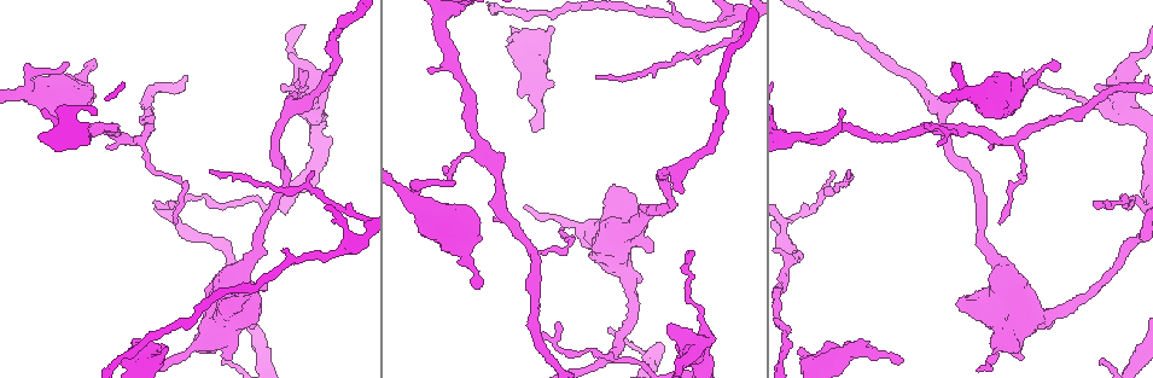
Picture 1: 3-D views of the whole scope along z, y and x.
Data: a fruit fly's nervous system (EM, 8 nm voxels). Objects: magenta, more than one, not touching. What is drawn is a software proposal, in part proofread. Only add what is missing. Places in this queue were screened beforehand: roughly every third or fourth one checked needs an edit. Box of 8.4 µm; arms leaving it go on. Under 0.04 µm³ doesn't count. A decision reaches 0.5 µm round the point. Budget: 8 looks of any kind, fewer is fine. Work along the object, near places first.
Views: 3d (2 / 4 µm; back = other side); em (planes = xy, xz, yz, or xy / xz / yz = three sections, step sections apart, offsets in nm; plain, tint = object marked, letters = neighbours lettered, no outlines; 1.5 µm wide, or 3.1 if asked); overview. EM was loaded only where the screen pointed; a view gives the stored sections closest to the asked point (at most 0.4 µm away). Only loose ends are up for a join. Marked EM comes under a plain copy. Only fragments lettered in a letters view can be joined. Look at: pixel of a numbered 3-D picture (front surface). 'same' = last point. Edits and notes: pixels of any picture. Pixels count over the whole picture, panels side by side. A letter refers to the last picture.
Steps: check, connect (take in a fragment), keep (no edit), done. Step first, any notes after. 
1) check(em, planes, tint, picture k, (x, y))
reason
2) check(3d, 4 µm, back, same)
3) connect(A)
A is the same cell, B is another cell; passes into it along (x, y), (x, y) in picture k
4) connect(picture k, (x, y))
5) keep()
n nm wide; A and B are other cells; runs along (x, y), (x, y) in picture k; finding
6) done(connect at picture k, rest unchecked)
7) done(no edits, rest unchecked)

check(3d, 4 µm, picture 1, (264, 285))
branch stops here

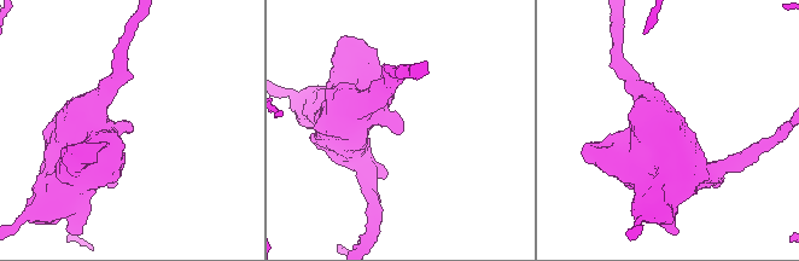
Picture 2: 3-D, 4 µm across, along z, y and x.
check(em, yz, step 8, letters, picture 2, (401, 133))

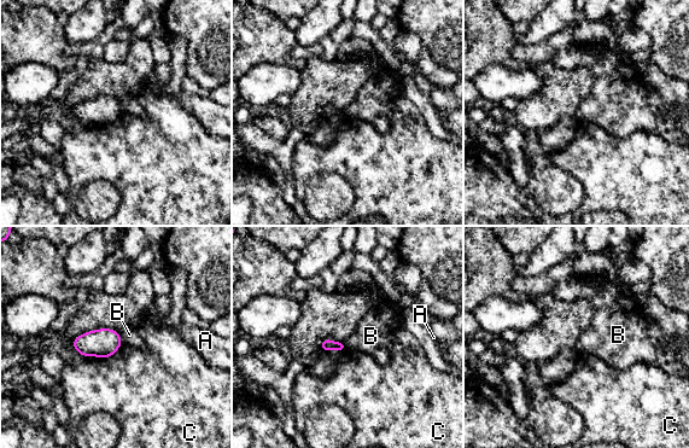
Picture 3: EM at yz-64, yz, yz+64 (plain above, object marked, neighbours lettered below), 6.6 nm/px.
check(em, xz, step 4, letters, same)
another direction

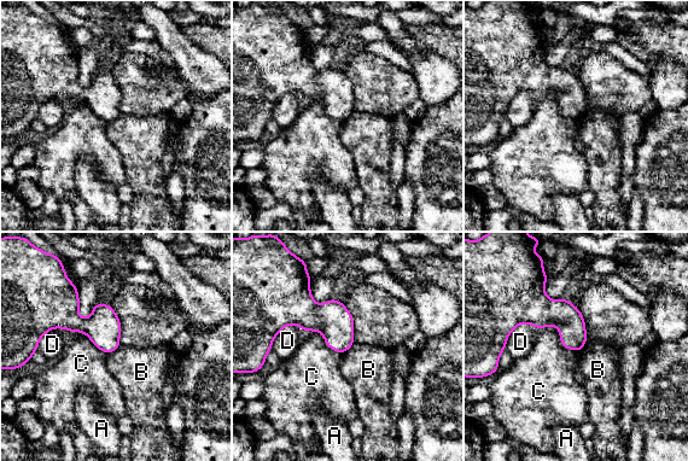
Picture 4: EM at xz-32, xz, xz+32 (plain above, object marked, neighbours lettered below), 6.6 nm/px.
keep()
A, B, C and D are other cells; border along (120, 345), (109, 354) in picture 4; no lettered fragment goes on from it

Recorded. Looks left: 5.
check(em, xz, step 8, letters, picture 1, (1020, 359))
branch stops here

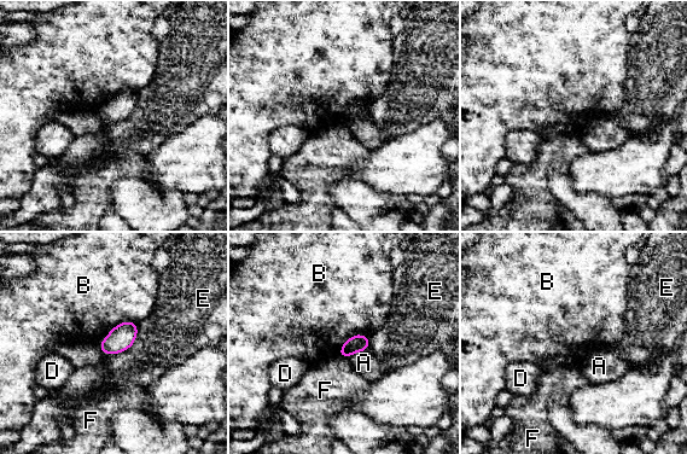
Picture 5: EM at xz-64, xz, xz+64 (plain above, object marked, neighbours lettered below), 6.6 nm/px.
keep()
A, B, D, E and F are other cells; border along (137, 324), (122, 321), (98, 343) in picture 5; no lettered fragment goes on from it

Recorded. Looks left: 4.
check(em, yz, step 8, letters, picture 1, (551, 29))
an open end

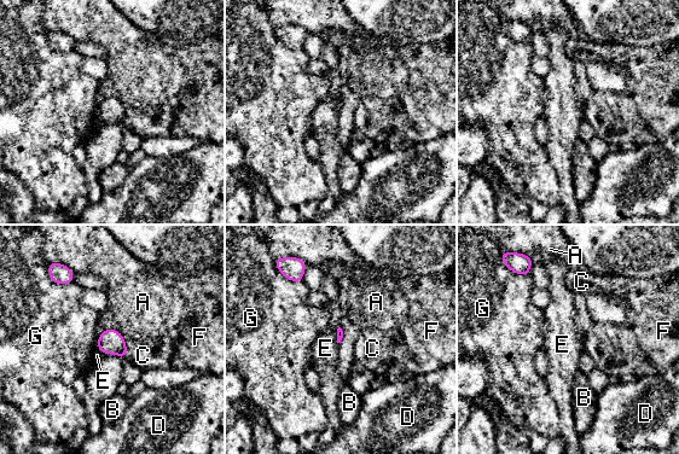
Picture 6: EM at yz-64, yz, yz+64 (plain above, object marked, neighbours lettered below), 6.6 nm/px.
check(em, planes, letters, same)

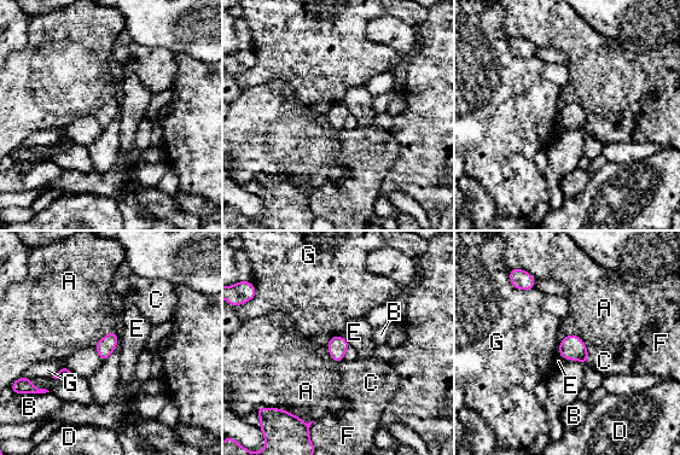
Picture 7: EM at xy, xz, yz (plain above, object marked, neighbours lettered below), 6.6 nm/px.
keep()
A touches over 220 nm; A, B, C, D, E, F and G are other cells; border along (284, 409), (303, 423), (313, 421) in picture 7; no lettered fragment goes on from it

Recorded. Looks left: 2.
done(no edits, rest unchecked)

